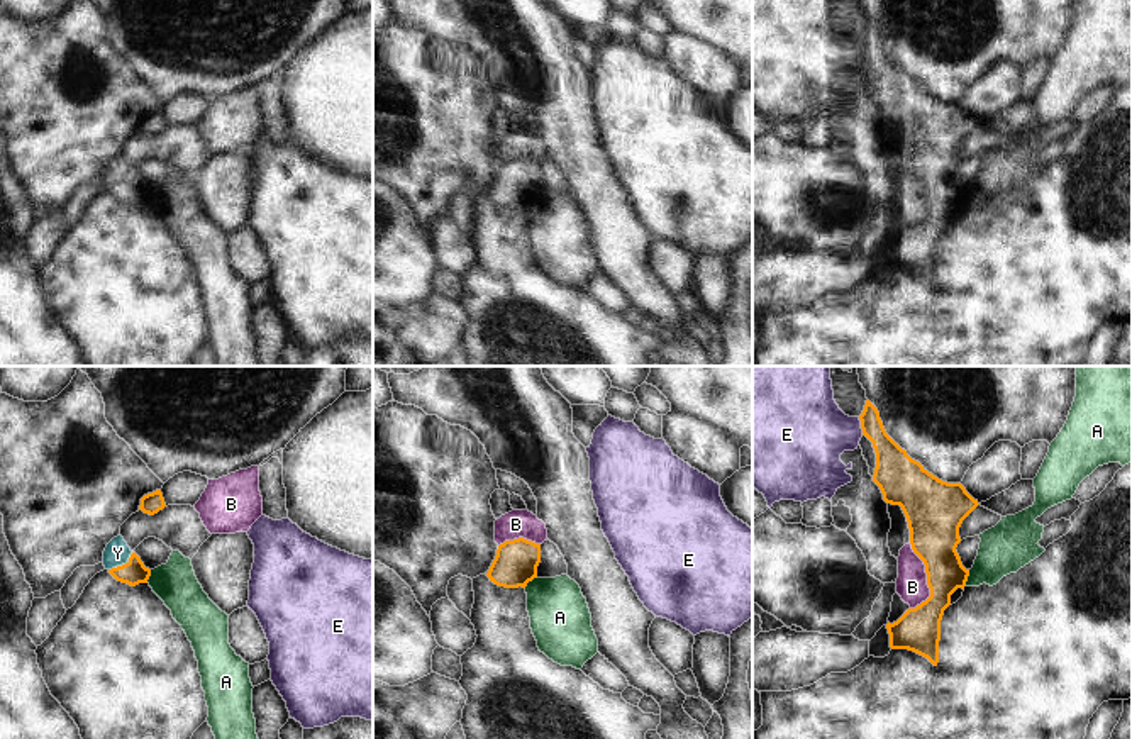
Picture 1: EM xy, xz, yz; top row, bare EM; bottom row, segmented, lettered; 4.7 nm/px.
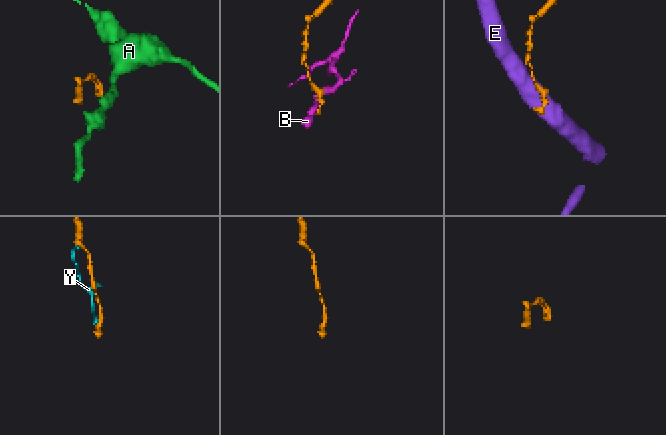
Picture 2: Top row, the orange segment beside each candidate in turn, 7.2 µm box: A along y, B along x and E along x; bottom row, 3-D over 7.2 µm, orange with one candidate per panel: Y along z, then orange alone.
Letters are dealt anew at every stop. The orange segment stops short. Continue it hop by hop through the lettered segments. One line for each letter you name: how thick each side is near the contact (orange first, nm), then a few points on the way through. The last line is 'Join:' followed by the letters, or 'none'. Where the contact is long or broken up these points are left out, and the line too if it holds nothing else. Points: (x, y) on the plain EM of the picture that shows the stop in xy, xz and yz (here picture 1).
Y: Thickness 120 nm (orange) against 120 nm. Path across: xy (134, 192), (122, 185), (117, 173)
Join: Y

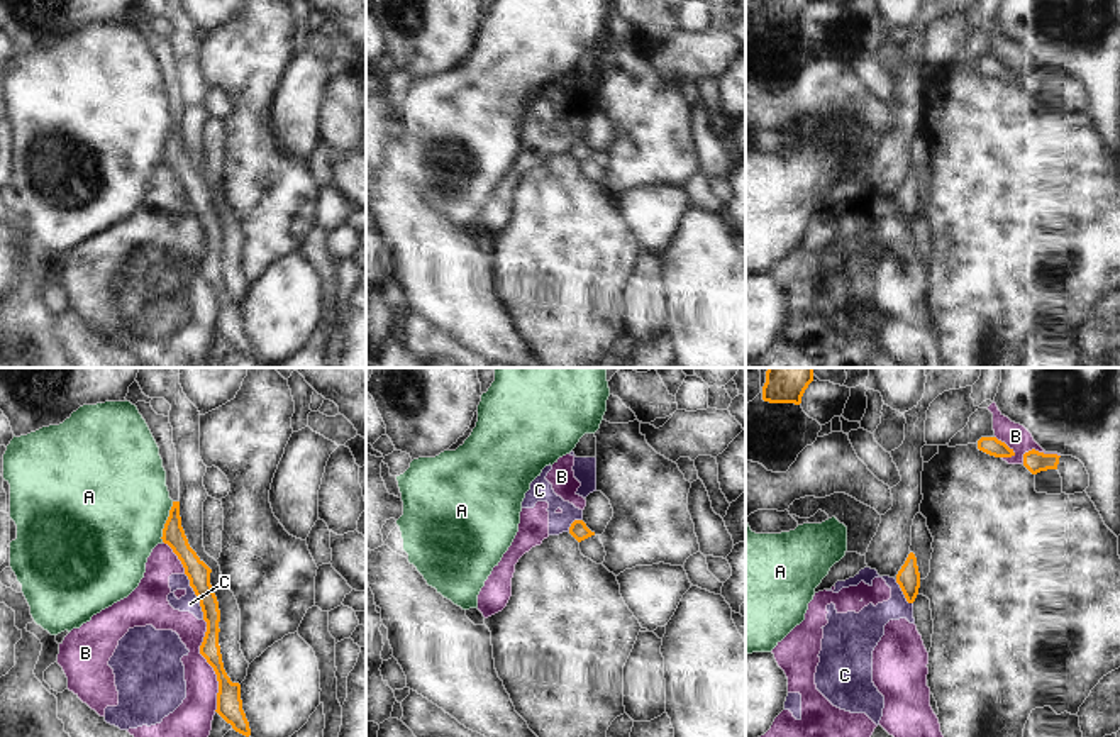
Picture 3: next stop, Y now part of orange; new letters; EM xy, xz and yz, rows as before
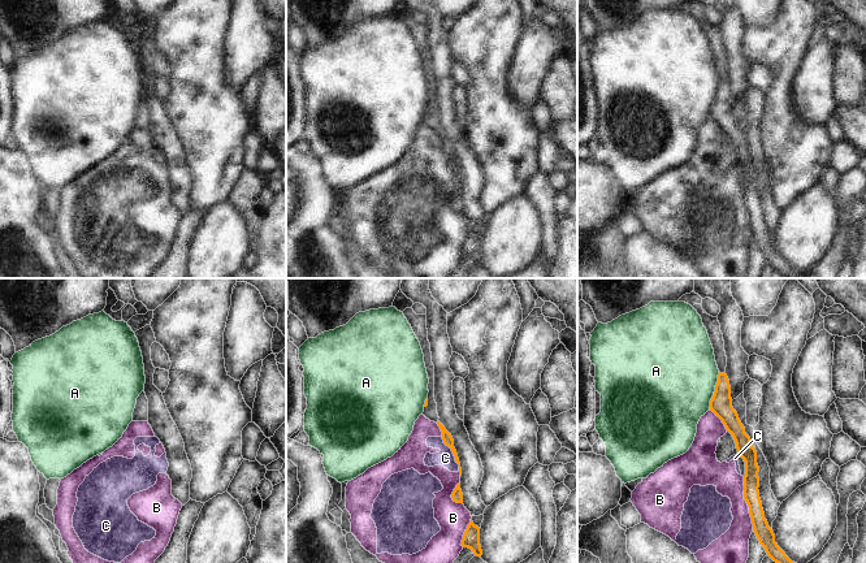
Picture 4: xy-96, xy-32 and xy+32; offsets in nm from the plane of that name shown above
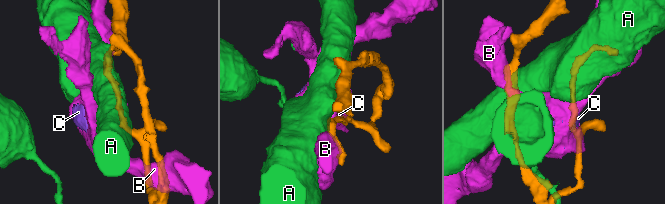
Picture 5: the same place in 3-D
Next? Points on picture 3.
Join: none

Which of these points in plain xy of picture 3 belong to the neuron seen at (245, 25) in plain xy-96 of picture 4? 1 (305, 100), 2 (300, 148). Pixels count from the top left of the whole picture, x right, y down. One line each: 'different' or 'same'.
1: same
2: same

